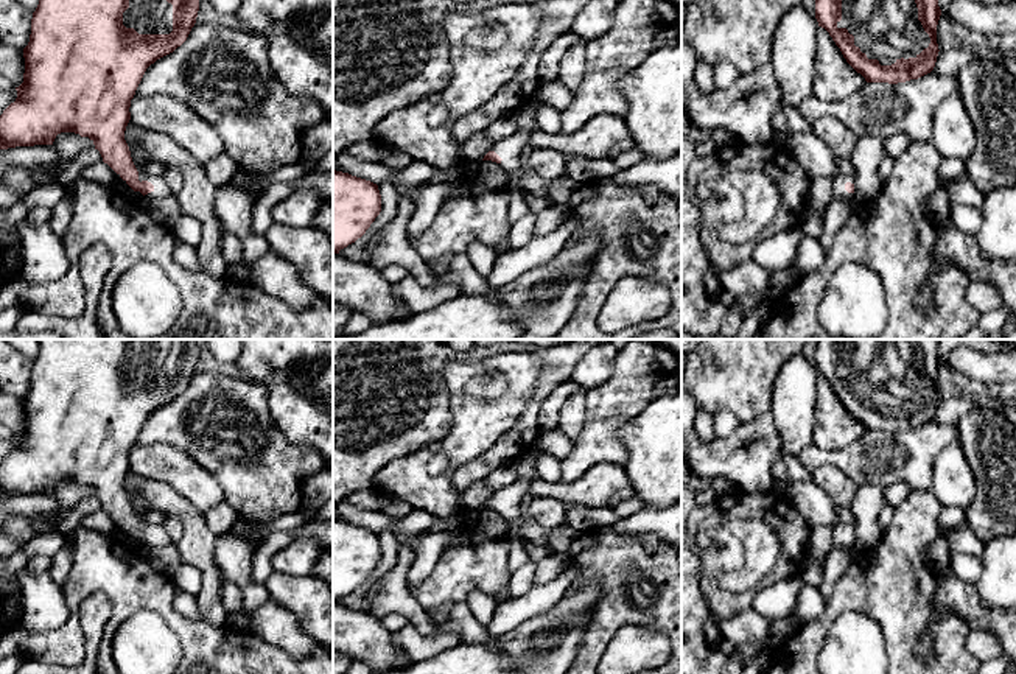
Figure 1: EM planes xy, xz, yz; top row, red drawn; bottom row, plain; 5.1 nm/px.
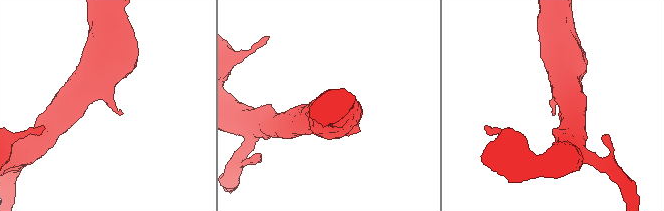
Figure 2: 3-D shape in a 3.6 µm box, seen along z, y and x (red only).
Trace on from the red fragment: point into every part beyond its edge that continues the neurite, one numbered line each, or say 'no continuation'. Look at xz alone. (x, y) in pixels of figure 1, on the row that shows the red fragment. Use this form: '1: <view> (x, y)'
1: xz (509, 150)

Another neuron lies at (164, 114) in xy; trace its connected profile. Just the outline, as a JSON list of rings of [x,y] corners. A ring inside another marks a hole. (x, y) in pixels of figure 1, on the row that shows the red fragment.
[[[134,97],[129,112],[134,126],[171,137],[202,165],[226,153],[215,128],[173,97]]]

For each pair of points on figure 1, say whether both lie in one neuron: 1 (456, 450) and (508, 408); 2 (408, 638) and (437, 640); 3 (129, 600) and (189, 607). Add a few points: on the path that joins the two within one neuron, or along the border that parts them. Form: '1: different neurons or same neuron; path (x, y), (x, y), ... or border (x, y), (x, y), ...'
1: same neuron; path (469, 438), (495, 414)
2: same neuron; path (416, 642), (430, 642)
3: different neurons; border (176, 589), (175, 607), (184, 617), (201, 621)

